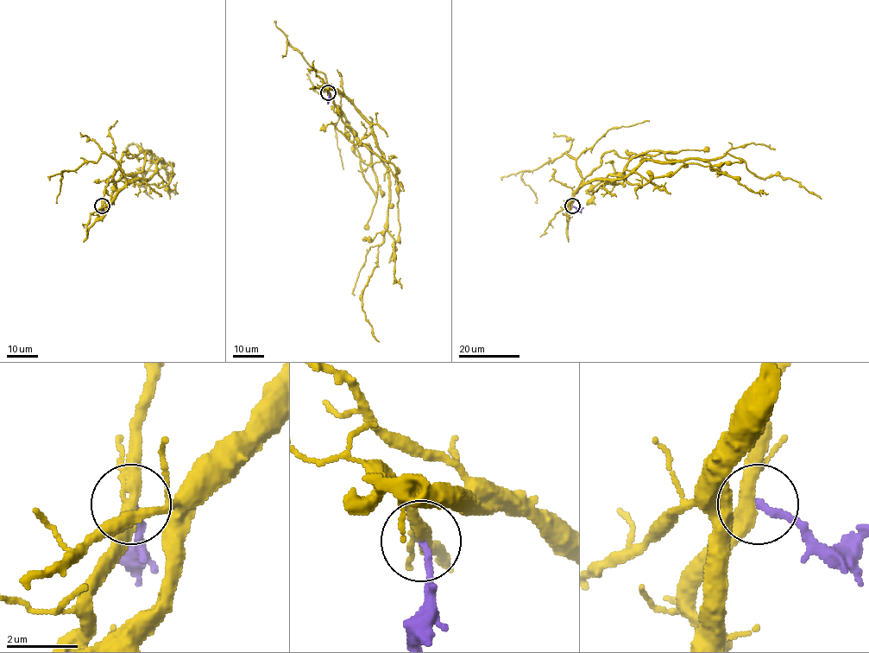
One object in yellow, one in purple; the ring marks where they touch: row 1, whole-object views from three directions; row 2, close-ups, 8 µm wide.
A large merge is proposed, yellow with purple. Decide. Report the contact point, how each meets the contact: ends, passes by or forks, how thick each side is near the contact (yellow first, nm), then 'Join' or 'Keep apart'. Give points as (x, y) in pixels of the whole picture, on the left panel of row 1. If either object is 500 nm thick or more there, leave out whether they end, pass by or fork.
Place: (102, 206). At the ring yellow passes by. At the ring purple ends. Thickness 400 nm (yellow) against 180 nm. Keep apart

